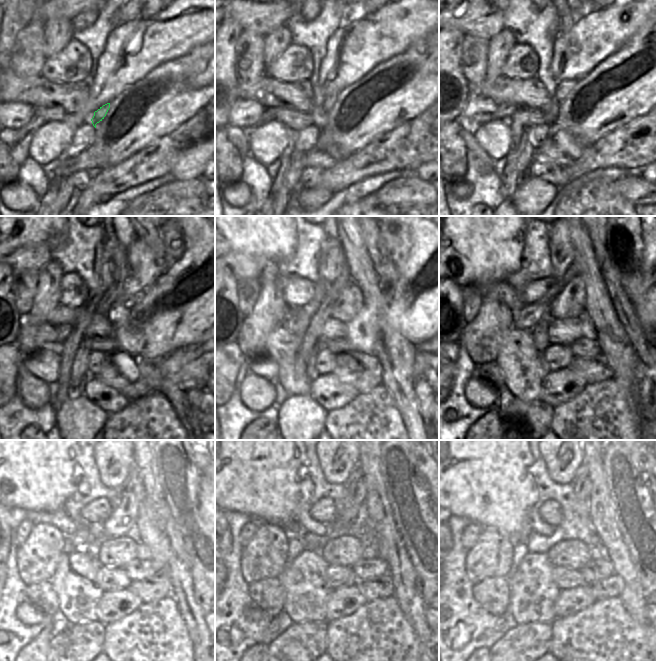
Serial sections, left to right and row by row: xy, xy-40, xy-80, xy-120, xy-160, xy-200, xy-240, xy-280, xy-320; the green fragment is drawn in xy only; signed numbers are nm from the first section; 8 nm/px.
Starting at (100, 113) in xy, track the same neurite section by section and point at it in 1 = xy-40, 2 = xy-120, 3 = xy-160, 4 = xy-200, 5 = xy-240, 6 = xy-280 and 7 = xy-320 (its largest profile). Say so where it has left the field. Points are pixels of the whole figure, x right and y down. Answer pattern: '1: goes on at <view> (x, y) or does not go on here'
1: goes on at xy-40 (329, 103)
2: goes on at xy-120 (123, 304)
3: goes on at xy-160 (349, 302)
4: goes on at xy-200 (570, 302)
5: goes on at xy-240 (122, 523)
6: goes on at xy-280 (356, 491)
7: goes on at xy-320 (582, 487)

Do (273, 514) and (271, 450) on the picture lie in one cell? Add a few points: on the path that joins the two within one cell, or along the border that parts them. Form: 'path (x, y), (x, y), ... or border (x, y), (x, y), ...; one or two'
path (273, 498), (271, 466); one

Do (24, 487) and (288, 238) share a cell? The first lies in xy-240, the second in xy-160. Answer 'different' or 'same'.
same

